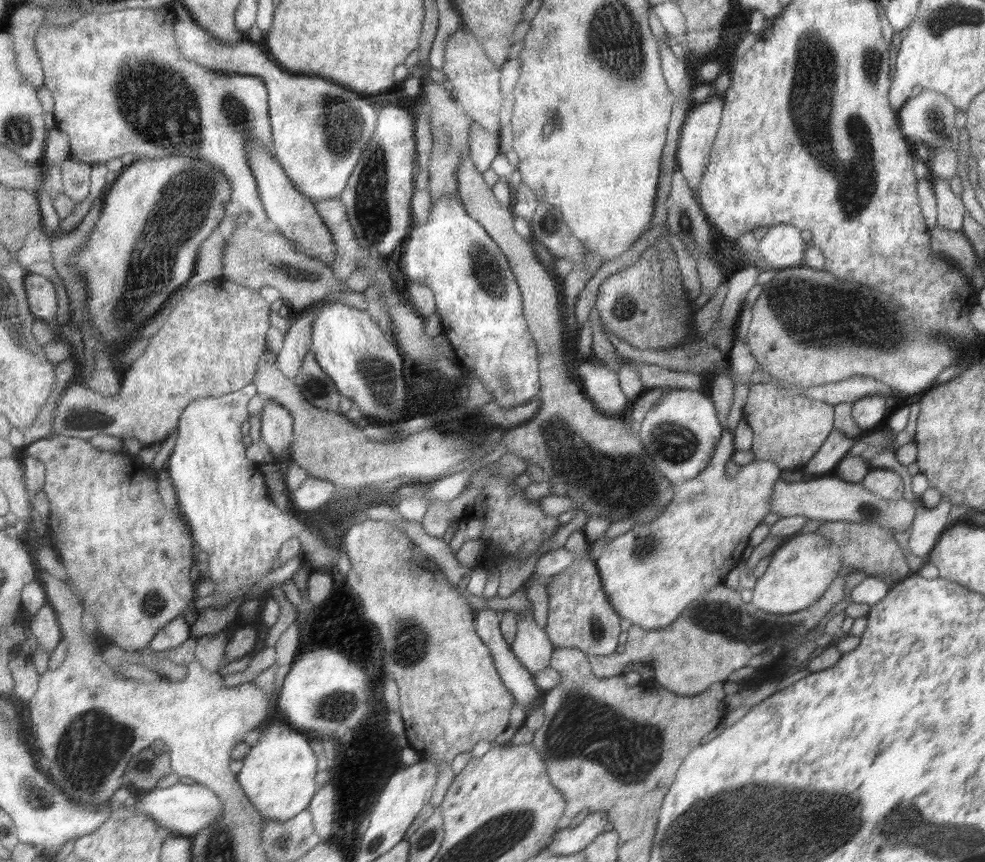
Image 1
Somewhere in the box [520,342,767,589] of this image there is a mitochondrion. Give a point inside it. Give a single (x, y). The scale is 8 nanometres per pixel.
(580, 464)

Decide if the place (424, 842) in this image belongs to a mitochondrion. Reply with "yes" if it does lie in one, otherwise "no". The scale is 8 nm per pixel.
yes

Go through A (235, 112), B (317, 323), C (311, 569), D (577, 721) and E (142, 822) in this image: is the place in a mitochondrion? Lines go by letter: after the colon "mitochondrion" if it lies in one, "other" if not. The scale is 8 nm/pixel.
A: mitochondrion
B: other
C: other
D: mitochondrion
E: other

